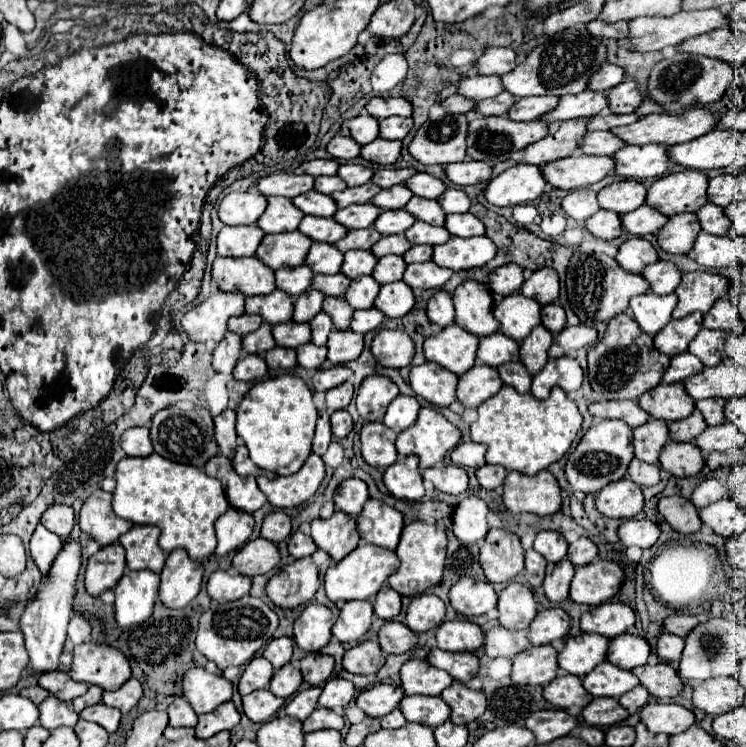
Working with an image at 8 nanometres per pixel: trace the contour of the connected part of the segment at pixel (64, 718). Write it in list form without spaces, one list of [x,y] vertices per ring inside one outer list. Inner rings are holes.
[[[49,696],[47,700],[43,700],[39,706],[39,712],[41,712],[39,722],[47,730],[55,730],[59,726],[73,726],[79,720],[77,712],[73,710],[73,704],[63,702],[55,696]]]

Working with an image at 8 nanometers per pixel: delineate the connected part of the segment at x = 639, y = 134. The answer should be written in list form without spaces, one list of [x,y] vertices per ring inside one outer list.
[[[687,108],[681,114],[649,114],[639,118],[635,124],[613,128],[611,132],[625,140],[629,146],[645,146],[645,144],[681,144],[703,136],[713,130],[717,124],[717,116],[707,112],[705,108]]]

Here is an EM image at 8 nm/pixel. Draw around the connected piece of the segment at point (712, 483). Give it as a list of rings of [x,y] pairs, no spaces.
[[[711,478],[711,480],[701,482],[701,484],[693,490],[691,502],[695,504],[695,508],[699,508],[699,510],[701,510],[701,508],[705,508],[705,506],[709,506],[709,504],[713,504],[713,502],[717,502],[717,500],[725,498],[725,496],[727,496],[725,486],[723,486],[719,480]]]

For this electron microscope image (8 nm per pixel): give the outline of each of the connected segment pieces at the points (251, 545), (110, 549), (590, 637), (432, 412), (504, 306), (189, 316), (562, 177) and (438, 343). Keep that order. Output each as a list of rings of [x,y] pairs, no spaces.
[[[255,538],[249,540],[241,550],[237,550],[237,554],[233,556],[233,568],[239,574],[253,578],[273,570],[279,564],[279,560],[279,550],[273,542],[265,538]]]
[[[111,544],[101,548],[89,558],[85,568],[85,590],[91,596],[101,596],[101,592],[111,590],[125,572],[125,548],[121,544]]]
[[[579,634],[565,642],[565,648],[559,652],[559,666],[569,674],[583,678],[589,670],[605,660],[609,640],[597,634]]]
[[[421,408],[415,426],[397,436],[397,452],[401,456],[415,454],[419,468],[431,468],[459,444],[461,432],[435,408]]]
[[[515,292],[495,304],[493,316],[499,320],[499,330],[505,336],[511,336],[513,340],[521,342],[535,326],[541,324],[541,306],[537,300]]]
[[[217,290],[197,308],[191,308],[181,318],[181,326],[189,336],[189,340],[193,342],[207,342],[207,340],[221,342],[227,332],[227,320],[231,316],[241,316],[245,312],[243,300],[245,296],[241,296],[239,292],[227,294]]]
[[[587,154],[561,158],[541,168],[545,180],[553,188],[561,188],[561,190],[577,190],[583,186],[591,186],[601,178],[605,178],[611,170],[613,170],[613,158],[587,156]]]
[[[451,324],[439,334],[429,336],[423,344],[423,352],[429,362],[437,362],[439,366],[461,376],[461,372],[467,372],[475,364],[477,346],[477,336],[465,332],[457,324]]]

